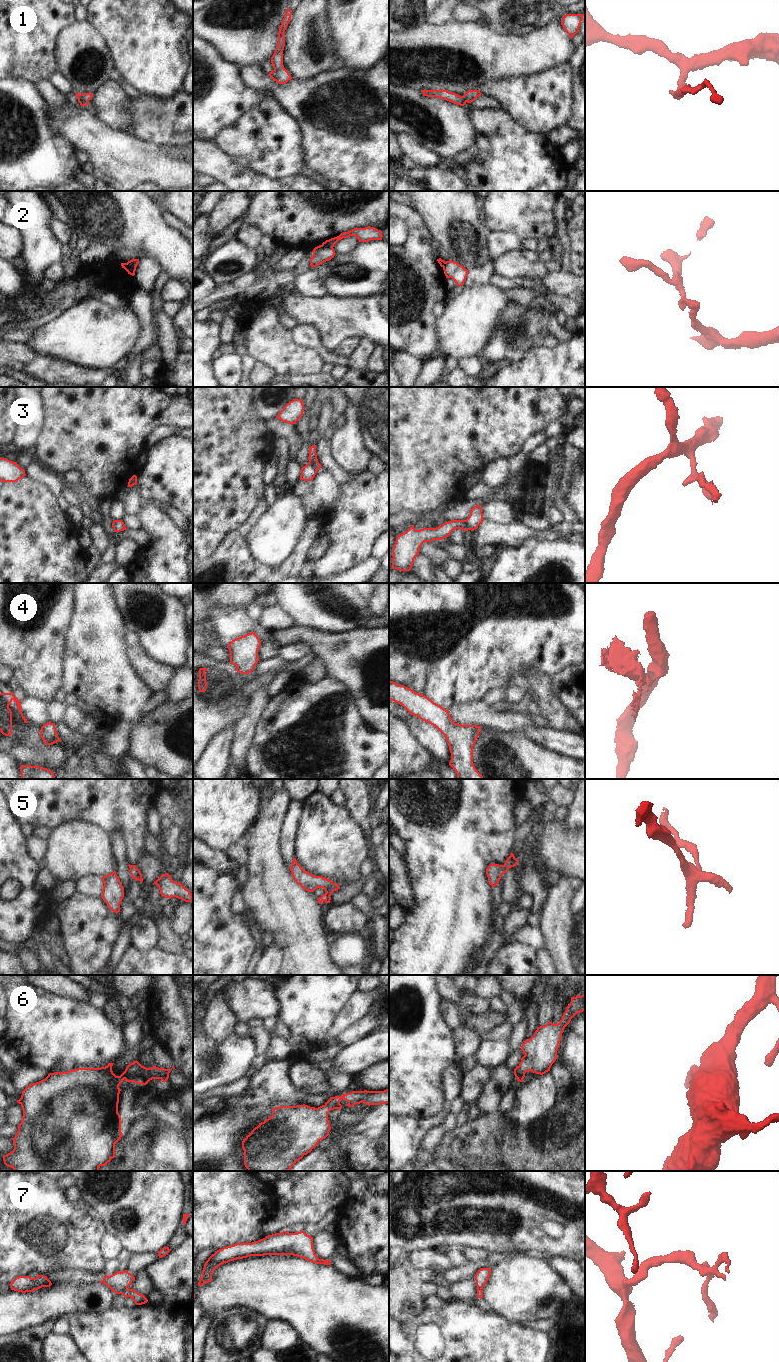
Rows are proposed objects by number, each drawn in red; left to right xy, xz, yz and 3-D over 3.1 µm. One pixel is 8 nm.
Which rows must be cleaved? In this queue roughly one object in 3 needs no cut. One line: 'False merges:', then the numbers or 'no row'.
False merges: 2, 3, 4, 5, 7

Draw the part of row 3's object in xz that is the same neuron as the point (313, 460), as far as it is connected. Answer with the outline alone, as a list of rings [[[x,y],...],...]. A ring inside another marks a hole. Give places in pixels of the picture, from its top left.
[[[315,445],[310,446],[308,459],[309,459],[309,463],[311,463],[315,467],[316,471],[322,467],[317,459]]]

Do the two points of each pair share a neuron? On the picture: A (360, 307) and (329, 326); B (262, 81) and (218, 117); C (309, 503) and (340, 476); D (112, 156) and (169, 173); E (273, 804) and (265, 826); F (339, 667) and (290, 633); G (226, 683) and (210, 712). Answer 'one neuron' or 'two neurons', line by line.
A: one neuron
B: two neurons
C: two neurons
D: one neuron
E: one neuron
F: one neuron
G: one neuron

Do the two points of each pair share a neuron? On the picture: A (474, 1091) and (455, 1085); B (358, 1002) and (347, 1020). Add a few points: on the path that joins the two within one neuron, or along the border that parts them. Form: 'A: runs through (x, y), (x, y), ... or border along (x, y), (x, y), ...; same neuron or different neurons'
A: border along (463, 1075), (459, 1095); different neurons
B: runs through (358, 1006), (349, 1016); same neuron

